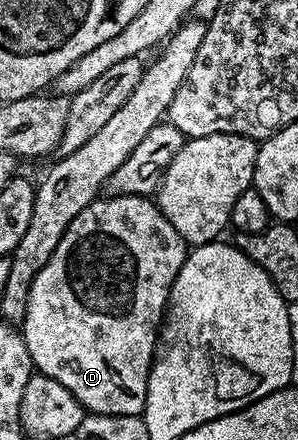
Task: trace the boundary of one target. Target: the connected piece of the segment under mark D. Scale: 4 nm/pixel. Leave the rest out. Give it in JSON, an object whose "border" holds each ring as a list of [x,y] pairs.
{"border":[[[113,196],[99,197],[64,232],[60,244],[56,244],[56,252],[52,252],[52,260],[40,268],[36,280],[32,280],[30,295],[26,301],[26,317],[20,323],[22,339],[28,348],[28,356],[34,361],[34,369],[44,376],[52,376],[52,380],[60,380],[72,396],[82,405],[82,409],[91,414],[115,414],[116,416],[139,416],[146,406],[148,392],[148,376],[150,366],[154,362],[154,352],[158,345],[158,332],[166,313],[166,304],[170,300],[170,289],[184,264],[188,253],[188,243],[178,235],[176,228],[168,224],[166,217],[160,212],[157,201],[149,197],[140,196]]]}

